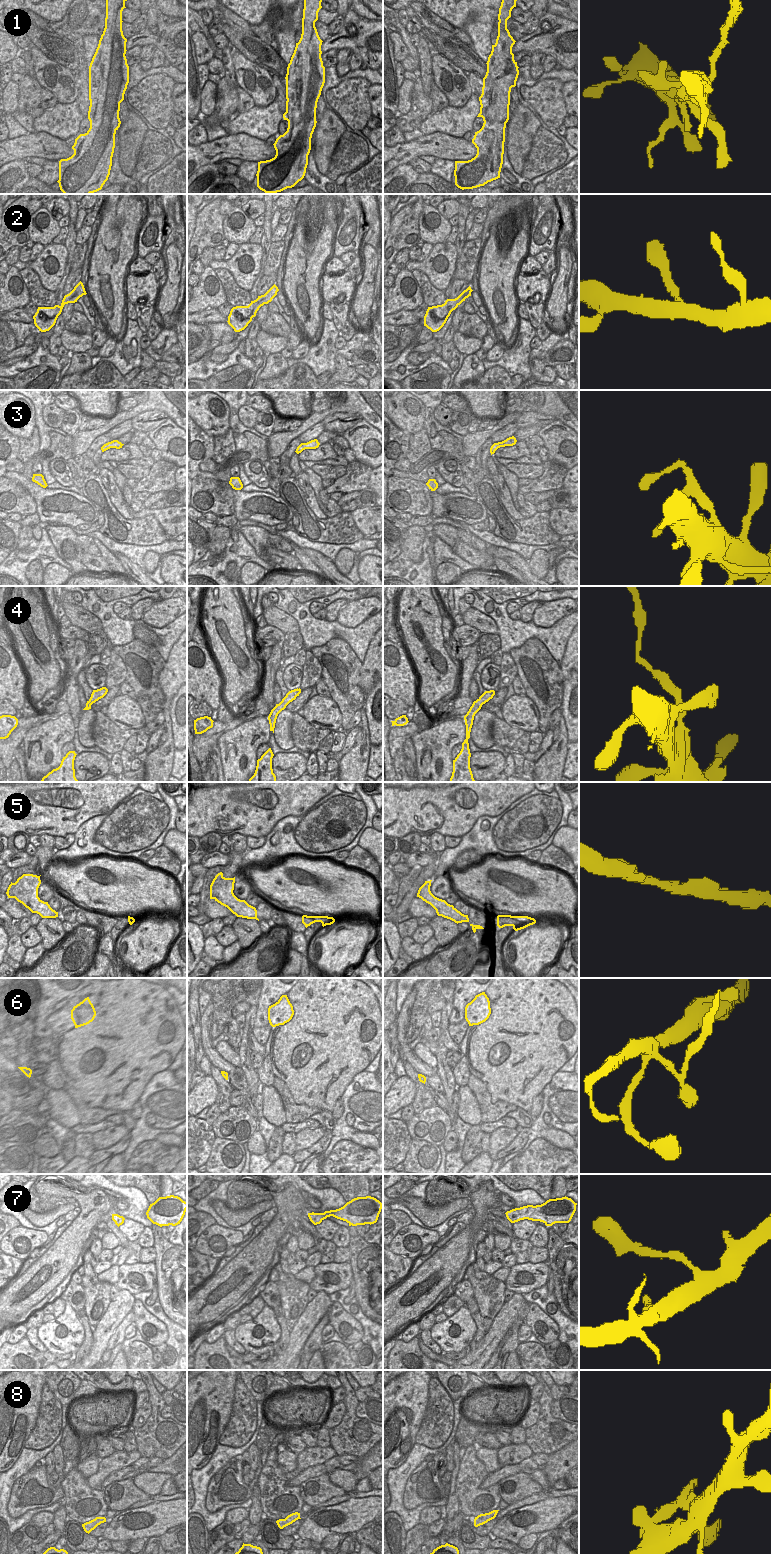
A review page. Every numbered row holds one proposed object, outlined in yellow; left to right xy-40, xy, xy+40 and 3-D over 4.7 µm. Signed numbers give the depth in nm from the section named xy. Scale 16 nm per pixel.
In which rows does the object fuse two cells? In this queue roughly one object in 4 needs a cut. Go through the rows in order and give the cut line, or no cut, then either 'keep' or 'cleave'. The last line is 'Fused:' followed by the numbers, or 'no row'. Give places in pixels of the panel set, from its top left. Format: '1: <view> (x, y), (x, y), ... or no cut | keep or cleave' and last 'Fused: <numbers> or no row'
1: no cut | keep
2: no cut | keep
3: no cut | keep
4: xy+40 (473, 702), (476, 708), (480, 708) | cleave
5: no cut | keep
6: no cut | keep
7: no cut | keep
8: no cut | keep
Fused: 4

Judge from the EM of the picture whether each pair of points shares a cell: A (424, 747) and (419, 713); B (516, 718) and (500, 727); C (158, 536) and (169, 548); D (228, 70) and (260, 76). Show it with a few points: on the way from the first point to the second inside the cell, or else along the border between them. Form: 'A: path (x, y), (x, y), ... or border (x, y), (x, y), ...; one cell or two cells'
A: border (427, 727), (419, 732); two cells
B: border (503, 719), (509, 725), (525, 731); two cells
C: border (167, 538), (160, 543), (140, 546); two cells
D: border (235, 50), (232, 55), (232, 64), (237, 85); two cells

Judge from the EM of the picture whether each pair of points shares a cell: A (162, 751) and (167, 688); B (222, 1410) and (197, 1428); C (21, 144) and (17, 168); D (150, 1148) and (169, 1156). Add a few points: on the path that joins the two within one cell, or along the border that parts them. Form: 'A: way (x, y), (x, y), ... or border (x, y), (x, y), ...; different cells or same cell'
A: way (168, 735), (167, 704); same cell
B: way (215, 1410), (212, 1410), (203, 1421); same cell
C: border (27, 160), (12, 160), (10, 162); different cells
D: way (155, 1153), (158, 1156), (164, 1156); same cell

